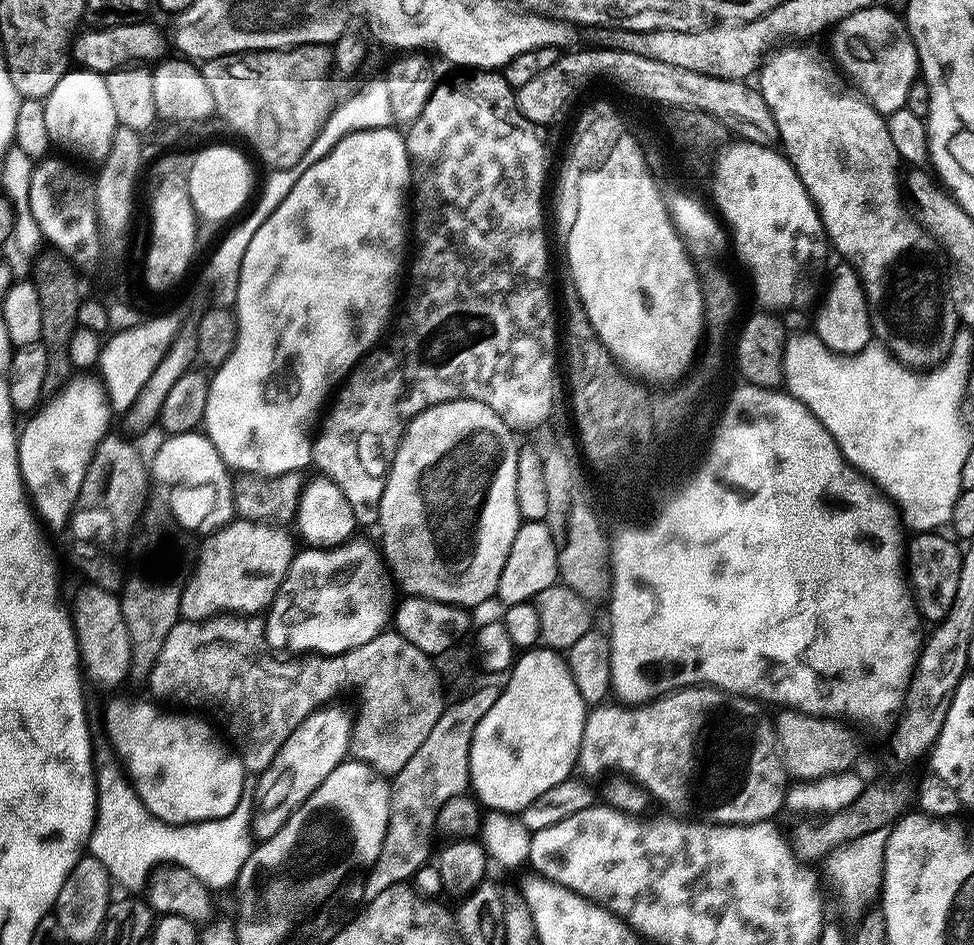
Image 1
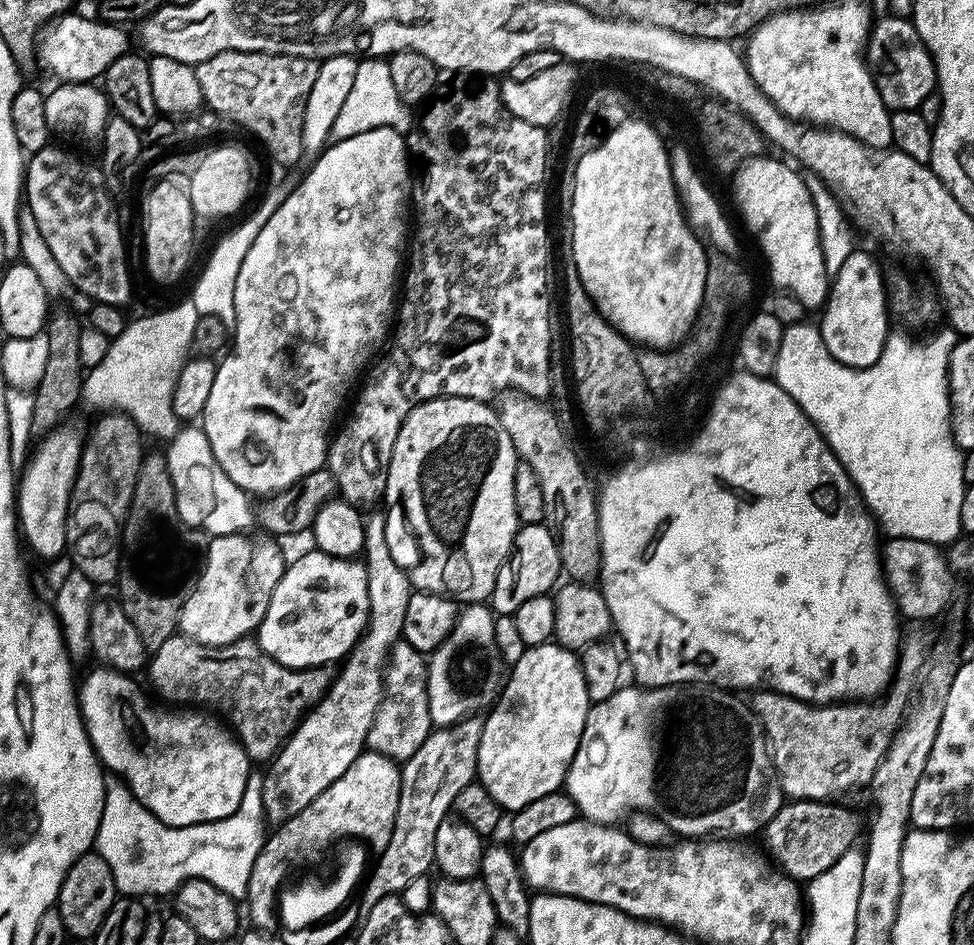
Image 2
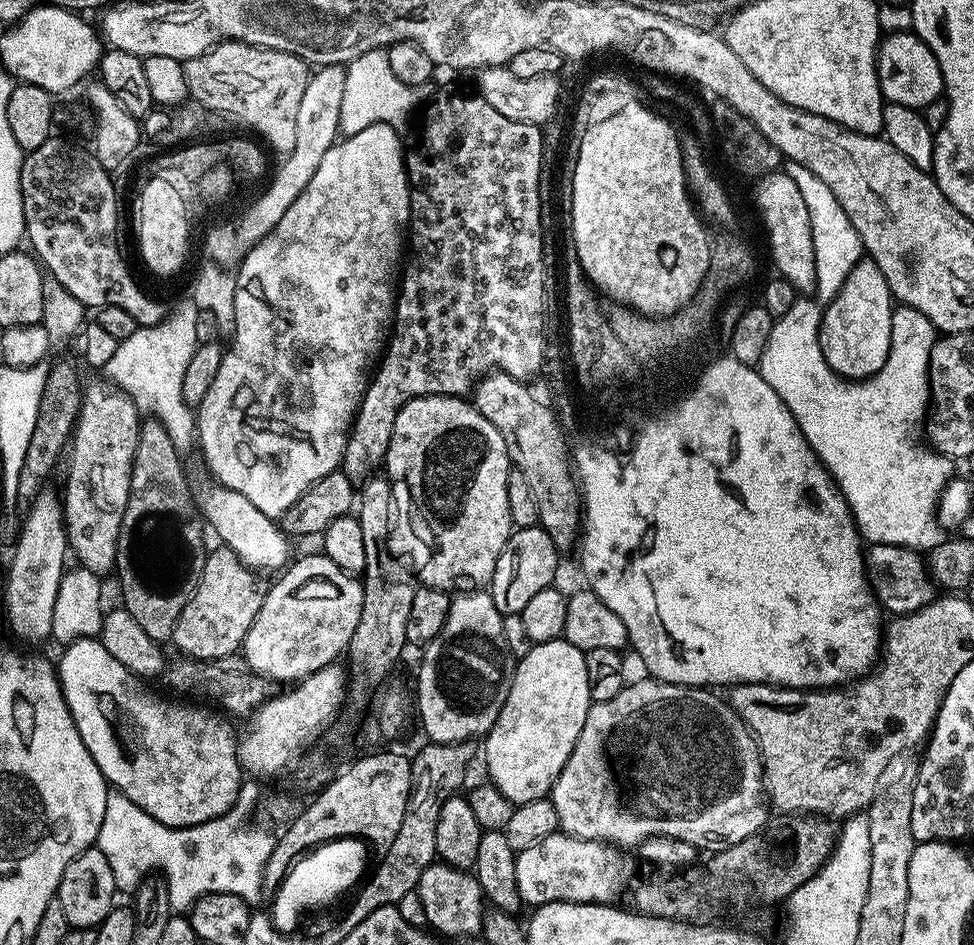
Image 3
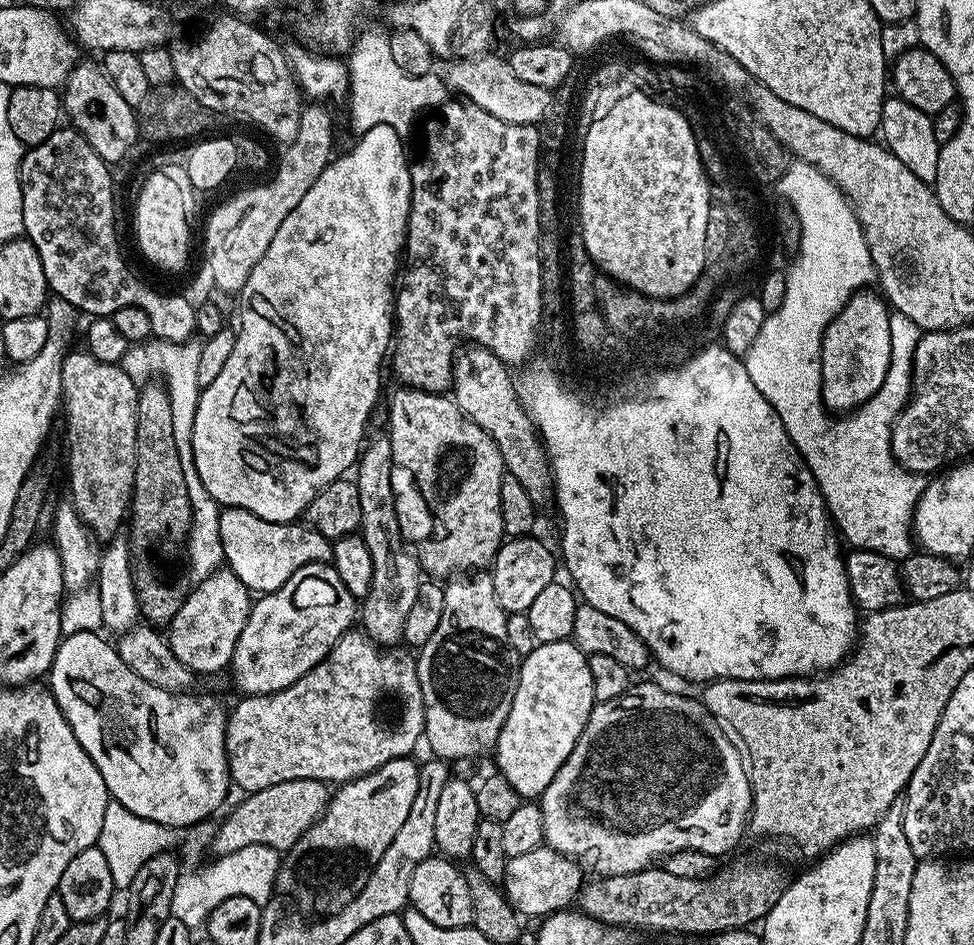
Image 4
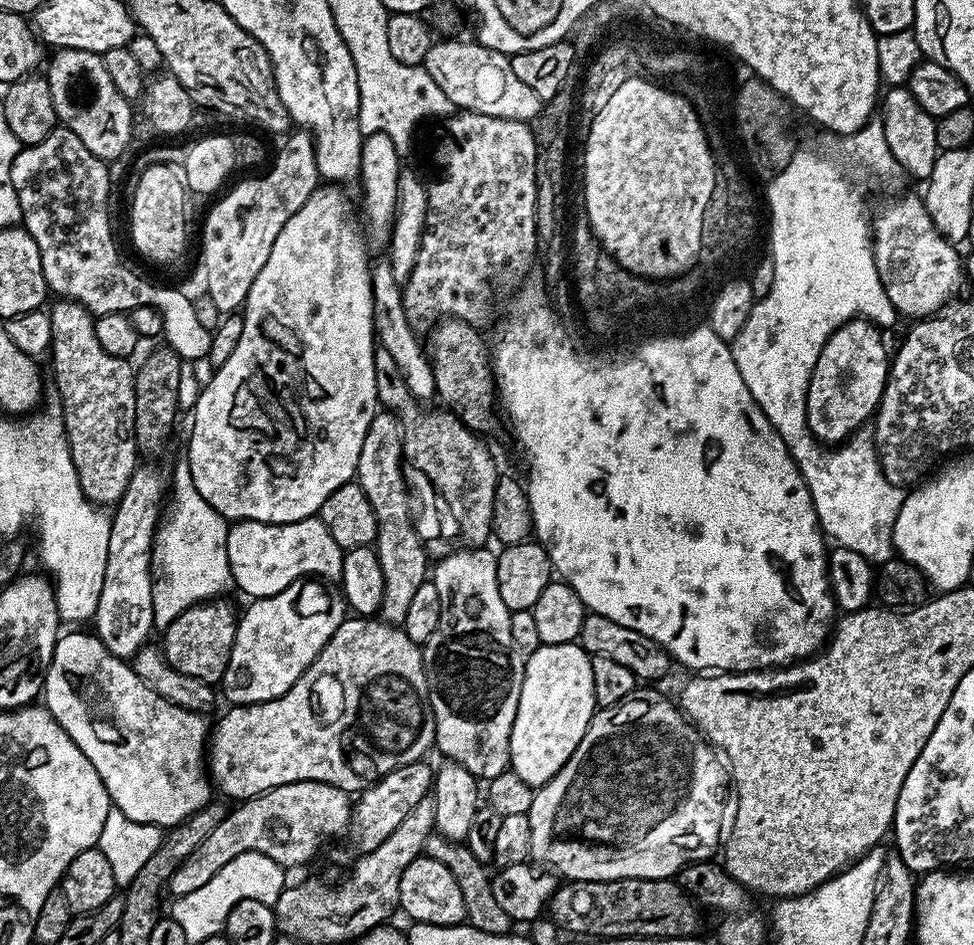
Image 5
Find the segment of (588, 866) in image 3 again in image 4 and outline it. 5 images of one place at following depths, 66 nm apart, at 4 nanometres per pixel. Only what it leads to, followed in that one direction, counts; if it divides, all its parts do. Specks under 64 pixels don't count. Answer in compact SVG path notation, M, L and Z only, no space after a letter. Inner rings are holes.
M547 846L530 850L530 854L509 856L502 881L502 891L514 911L521 917L543 918L567 909L577 899L586 877L581 865Z

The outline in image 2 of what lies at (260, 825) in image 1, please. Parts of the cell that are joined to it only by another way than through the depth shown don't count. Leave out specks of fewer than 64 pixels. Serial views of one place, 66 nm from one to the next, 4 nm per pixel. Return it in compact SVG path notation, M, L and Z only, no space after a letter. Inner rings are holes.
M373 511L371 515L367 517L364 521L364 550L362 556L362 563L364 569L368 572L368 597L370 598L370 610L368 611L368 627L365 628L363 636L361 636L360 641L357 642L355 648L344 657L342 661L342 667L340 673L335 673L334 679L329 683L327 692L324 693L324 699L320 701L319 704L315 705L300 720L292 730L292 735L284 741L279 752L276 753L274 759L271 761L270 767L273 768L273 772L270 771L264 777L264 785L262 786L262 806L264 807L264 815L269 821L273 820L273 825L279 826L284 823L285 820L290 819L294 814L298 814L302 810L306 810L306 806L310 806L310 802L314 802L314 798L318 798L318 794L322 794L322 790L326 790L330 785L334 783L338 778L342 778L342 774L346 774L346 770L350 770L350 766L353 764L358 757L360 757L361 752L365 751L368 735L370 734L370 726L374 722L376 717L376 711L381 702L384 701L384 690L386 687L386 672L385 668L388 663L388 654L391 652L394 645L401 643L402 637L404 635L404 623L406 622L406 604L410 602L412 593L414 591L412 587L412 581L410 579L409 573L407 571L403 572L400 569L400 564L398 561L392 557L392 548L388 545L388 532L384 529L384 516L380 512Z

